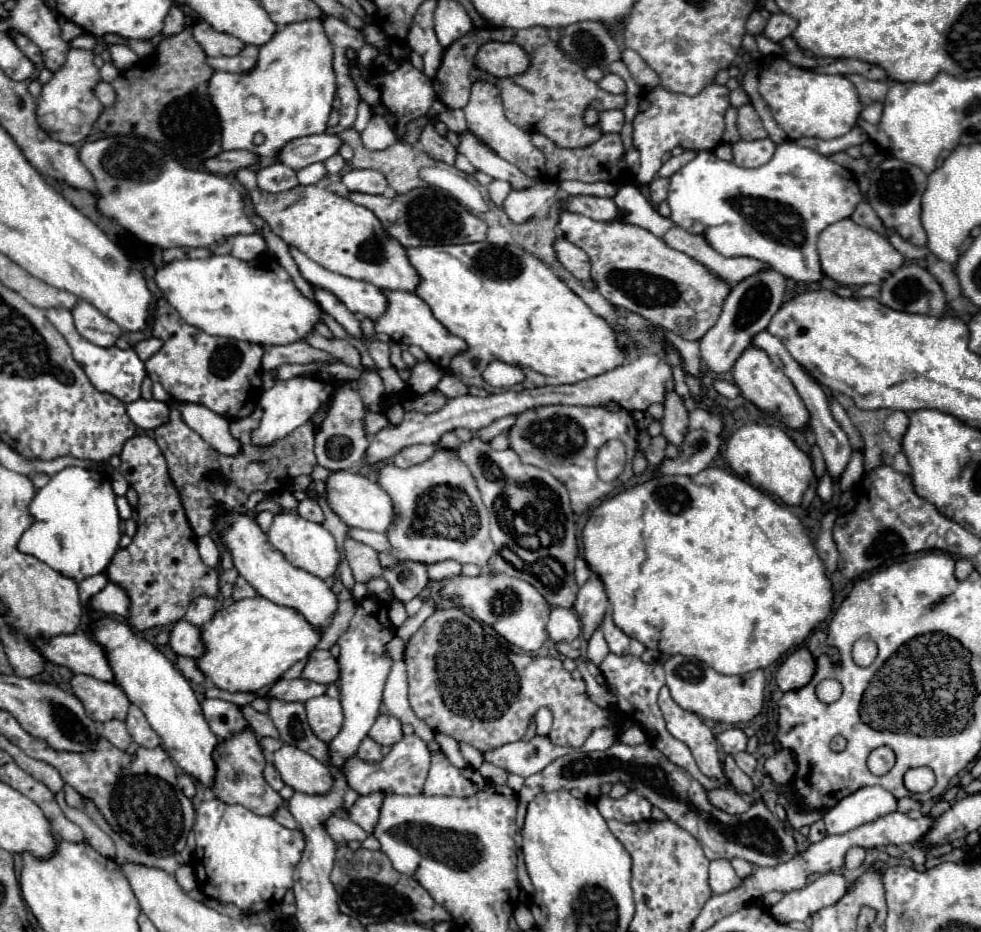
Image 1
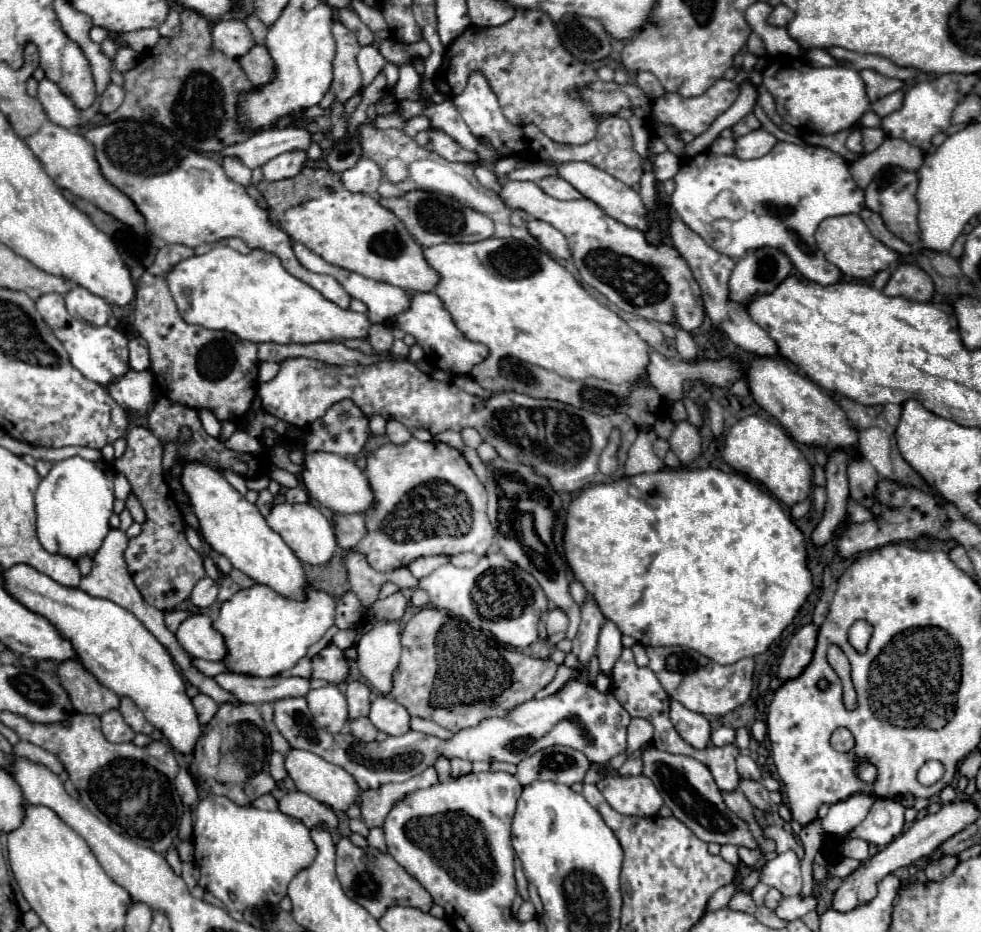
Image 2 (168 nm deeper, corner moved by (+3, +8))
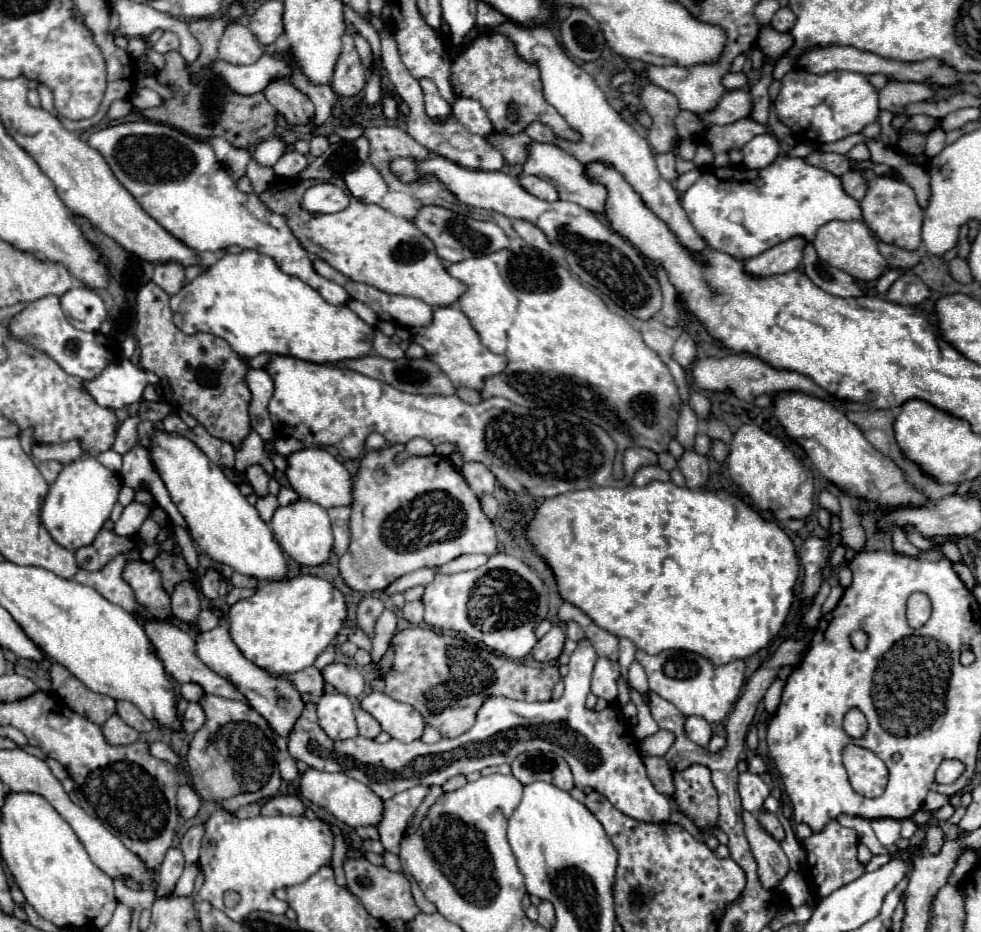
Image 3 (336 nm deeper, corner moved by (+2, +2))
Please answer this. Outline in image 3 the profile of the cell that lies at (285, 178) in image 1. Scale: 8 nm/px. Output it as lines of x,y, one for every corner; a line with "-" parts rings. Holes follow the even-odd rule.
287,152
287,154
283,154
277,160
273,170
275,170
275,174
279,178
295,178
305,166
307,166
307,158
303,154
299,154
299,152

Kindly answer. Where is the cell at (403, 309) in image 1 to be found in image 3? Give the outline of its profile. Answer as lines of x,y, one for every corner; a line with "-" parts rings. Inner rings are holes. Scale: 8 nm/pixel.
459,306
435,308
433,322
429,326
413,330
411,334
413,342
421,344
427,350
427,356
451,378
455,388
473,388
479,392
487,378
501,374
507,366
507,358
489,352
481,344
479,334
473,330
469,318
461,312

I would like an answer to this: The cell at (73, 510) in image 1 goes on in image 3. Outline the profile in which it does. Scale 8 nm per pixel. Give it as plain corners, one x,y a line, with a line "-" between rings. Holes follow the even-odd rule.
85,456
71,464
65,464
45,498
41,514
43,524
57,544
75,552
77,548
87,546
95,540
105,520
109,518
113,504
117,502
119,490
121,490
121,476
105,468
101,462
97,462
95,456

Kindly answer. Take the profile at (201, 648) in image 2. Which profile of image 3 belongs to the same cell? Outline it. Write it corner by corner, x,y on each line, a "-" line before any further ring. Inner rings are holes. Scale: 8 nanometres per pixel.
213,628
209,632
199,632
195,636
197,642
197,656
219,676
223,676
227,682
231,682
249,702
249,706
259,712
269,726
273,728
275,734
287,738
287,734
291,734
295,722
299,720
299,714
303,712
303,698
299,694
299,690
293,686
293,682
287,676
271,676
267,670
255,666
253,662
249,662
241,650
235,646
235,642
229,636
227,628

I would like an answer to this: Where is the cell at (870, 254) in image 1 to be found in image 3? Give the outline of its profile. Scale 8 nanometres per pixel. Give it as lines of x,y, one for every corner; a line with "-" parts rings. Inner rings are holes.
859,220
827,222
825,226
819,228
819,232
813,240
813,246
815,246
815,250
823,262
851,274
857,280
865,280
865,282
877,280
883,274
883,270
887,268
885,258
877,250
877,240
871,236
871,230

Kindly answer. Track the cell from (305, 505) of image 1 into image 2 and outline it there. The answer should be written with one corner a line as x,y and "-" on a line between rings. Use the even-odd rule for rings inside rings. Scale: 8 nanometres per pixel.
296,486
296,488
290,488
286,492
286,500
288,502
308,502
308,492
304,486

